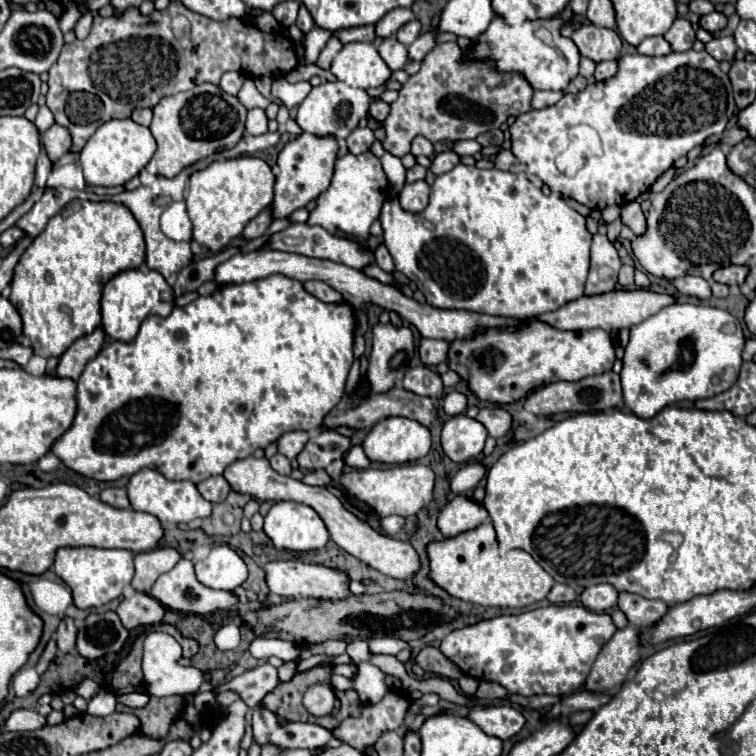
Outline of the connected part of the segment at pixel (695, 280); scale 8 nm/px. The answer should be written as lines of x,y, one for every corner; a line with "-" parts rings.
679,276
673,280
673,286
685,294
685,296
693,296
693,298
699,298
699,300
707,300
711,298
711,288
709,288
709,282
701,276

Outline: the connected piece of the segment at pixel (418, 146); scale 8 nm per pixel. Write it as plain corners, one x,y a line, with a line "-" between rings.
417,136
417,138
413,140
411,154
413,154
413,156
427,156
427,158
431,158
431,156
435,154
435,152
433,152
433,144
431,144
427,138

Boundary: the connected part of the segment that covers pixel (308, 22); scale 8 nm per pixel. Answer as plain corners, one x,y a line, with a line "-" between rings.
301,6
299,8
299,16
297,16
297,26
301,28
301,32
303,34
307,34
315,24
313,24
313,18
311,18
311,14
309,14
309,10
305,8
305,6

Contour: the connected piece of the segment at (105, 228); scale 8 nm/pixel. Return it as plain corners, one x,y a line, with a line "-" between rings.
73,200
63,212
53,216
47,228
31,242
15,266
9,302
17,308
23,322
23,336
31,340
35,356
61,356
77,338
101,326
101,290
119,272
135,270
145,262
143,232
123,204

